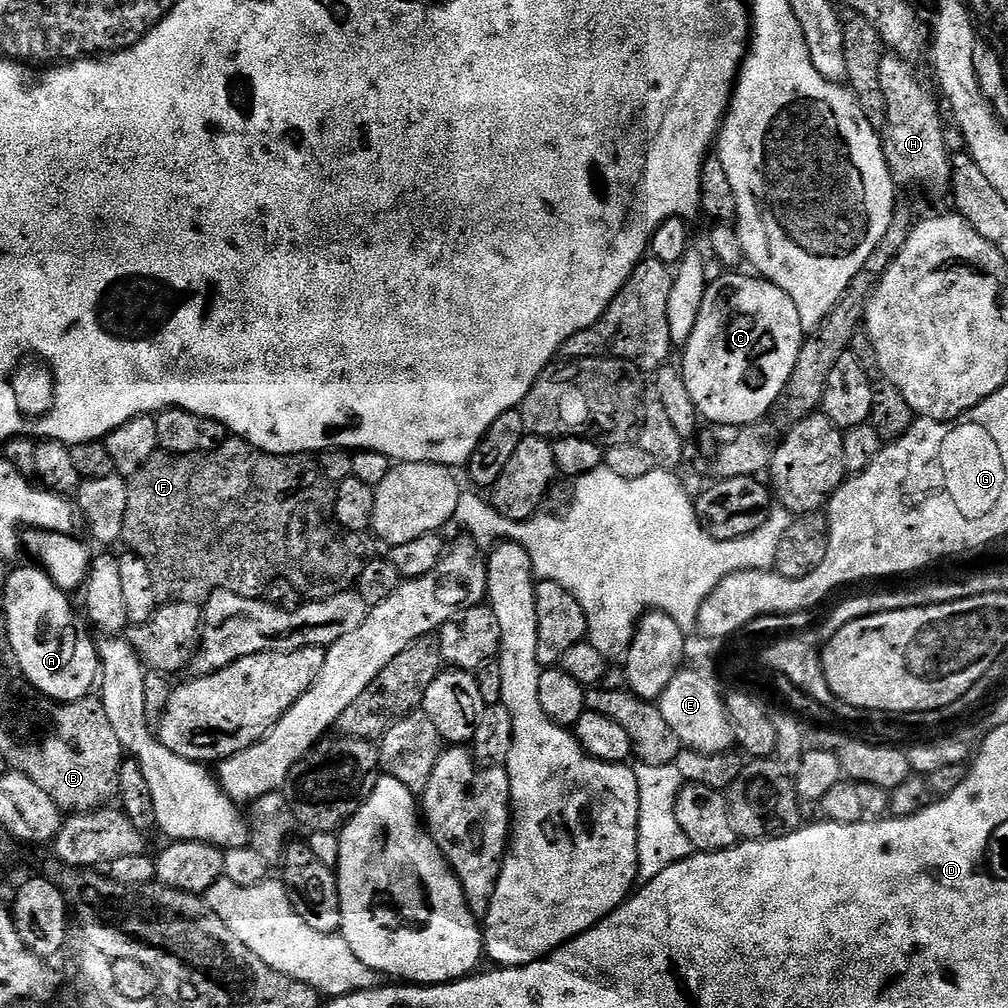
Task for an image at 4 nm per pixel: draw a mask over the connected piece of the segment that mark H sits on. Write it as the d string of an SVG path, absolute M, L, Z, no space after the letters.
M895 54L885 55L882 62L882 94L886 94L888 115L888 125L882 129L884 157L897 185L947 193L952 182L952 162L940 121L941 105L912 68L915 67L909 61Z

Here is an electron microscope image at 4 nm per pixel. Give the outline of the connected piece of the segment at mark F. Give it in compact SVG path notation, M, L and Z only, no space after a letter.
M229 438L222 446L218 446L218 450L210 450L209 452L199 452L198 454L190 454L189 456L175 456L163 450L157 450L147 462L142 466L142 470L138 470L135 476L128 480L128 501L126 502L126 522L124 523L124 534L122 537L123 543L128 543L127 547L136 555L141 556L146 562L146 566L150 566L150 574L154 578L154 590L156 591L157 601L171 602L173 604L200 604L208 599L209 594L216 592L219 588L230 590L239 596L245 596L251 600L257 599L261 595L262 586L269 582L278 579L288 579L294 587L300 589L303 595L308 598L323 598L326 596L336 596L340 592L347 592L359 581L362 570L367 566L370 559L368 553L368 536L358 532L345 532L344 527L336 521L334 514L334 502L336 501L336 494L334 486L322 474L319 463L315 459L309 458L307 455L301 454L298 456L275 456L269 452L263 452L254 447L250 442L239 438Z

